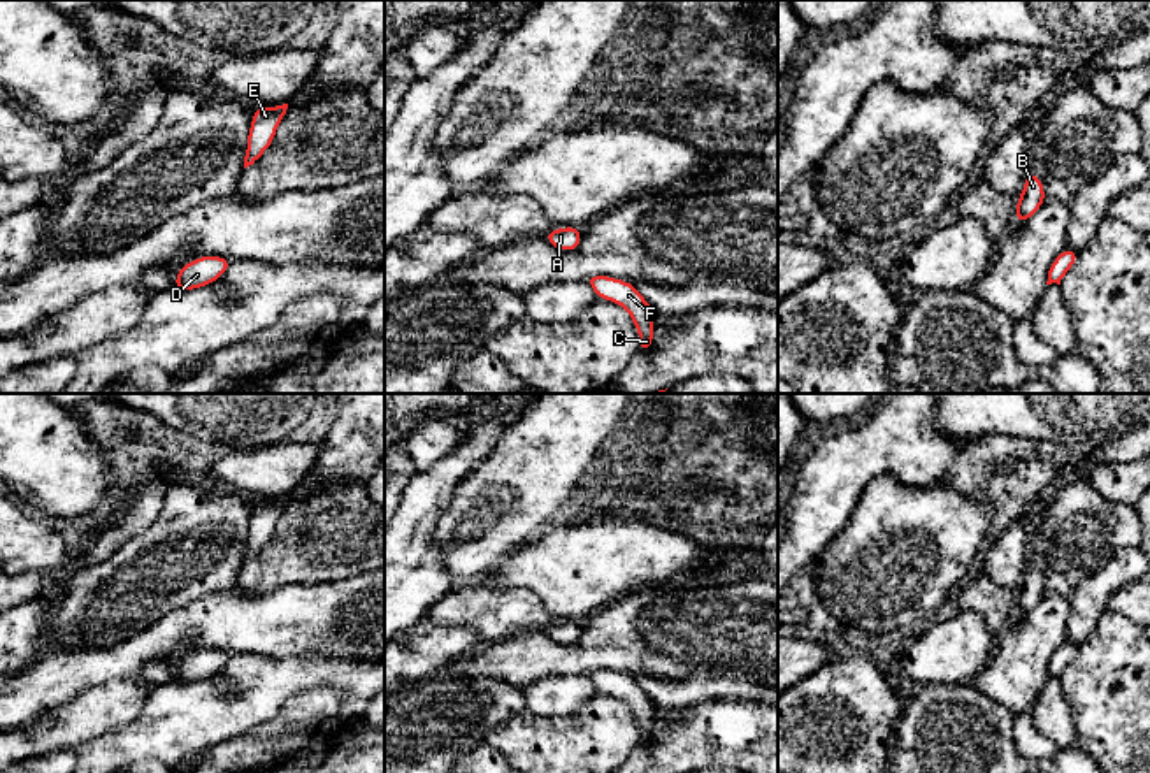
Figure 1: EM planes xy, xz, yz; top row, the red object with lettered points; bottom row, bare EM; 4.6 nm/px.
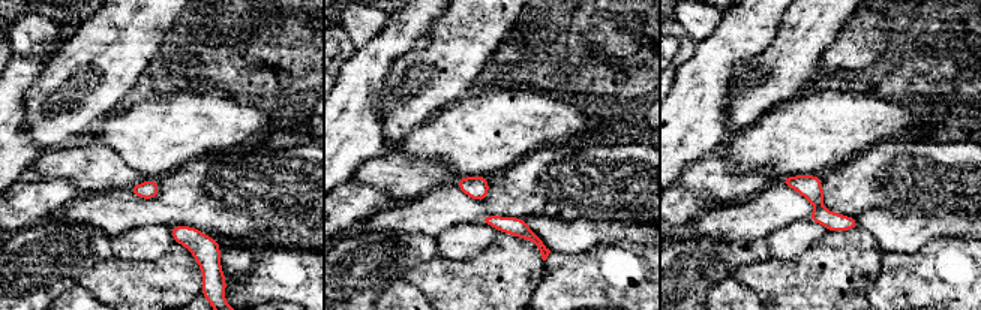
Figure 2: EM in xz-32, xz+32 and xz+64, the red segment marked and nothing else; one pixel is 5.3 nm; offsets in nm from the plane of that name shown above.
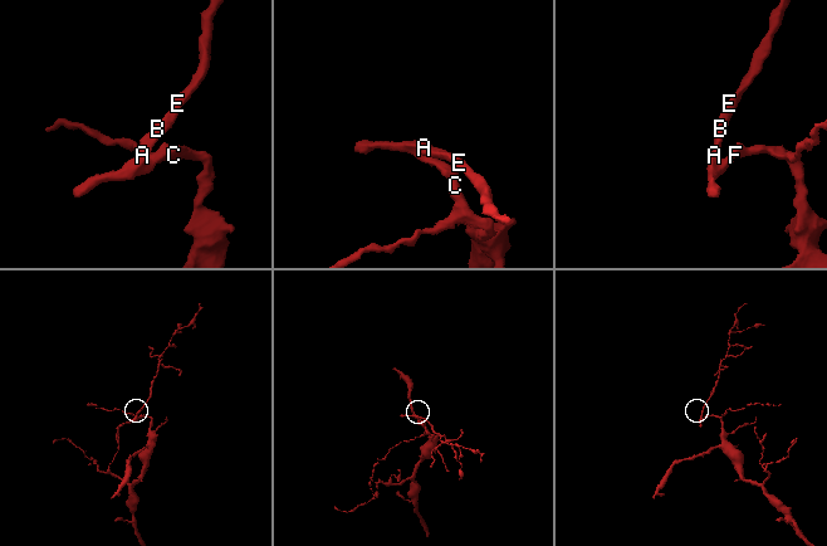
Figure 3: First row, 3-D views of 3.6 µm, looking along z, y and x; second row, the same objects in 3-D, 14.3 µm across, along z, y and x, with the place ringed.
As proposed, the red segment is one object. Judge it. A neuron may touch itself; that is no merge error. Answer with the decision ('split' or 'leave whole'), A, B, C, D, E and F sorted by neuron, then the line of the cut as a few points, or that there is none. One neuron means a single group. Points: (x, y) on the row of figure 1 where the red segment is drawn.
leave whole; A B C D E F; no cut

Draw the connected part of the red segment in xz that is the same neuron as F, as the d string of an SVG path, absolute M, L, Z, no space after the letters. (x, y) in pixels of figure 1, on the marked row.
M590 276L585 283L593 288L599 299L611 300L627 309L639 334L639 351L648 351L653 343L653 320L658 313L637 288L632 283L609 276Z

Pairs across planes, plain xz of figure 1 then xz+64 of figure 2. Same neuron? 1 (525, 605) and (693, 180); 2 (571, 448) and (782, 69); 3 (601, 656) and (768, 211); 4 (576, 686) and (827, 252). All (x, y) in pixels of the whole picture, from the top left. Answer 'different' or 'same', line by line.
1: same
2: same
3: same
4: different

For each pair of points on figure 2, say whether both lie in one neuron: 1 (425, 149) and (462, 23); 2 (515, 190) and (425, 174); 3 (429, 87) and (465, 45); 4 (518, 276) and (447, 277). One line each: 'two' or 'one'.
1: two
2: two
3: one
4: one

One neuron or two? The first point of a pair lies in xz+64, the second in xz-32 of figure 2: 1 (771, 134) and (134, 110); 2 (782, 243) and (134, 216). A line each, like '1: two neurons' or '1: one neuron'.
1: one neuron
2: two neurons

